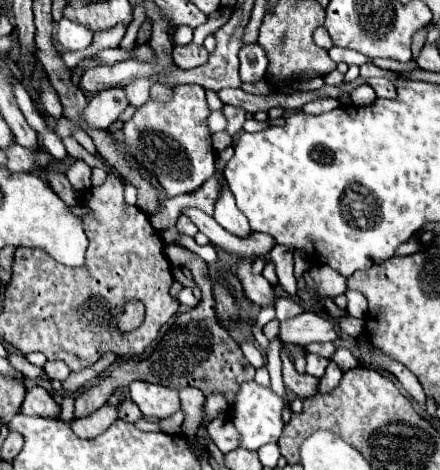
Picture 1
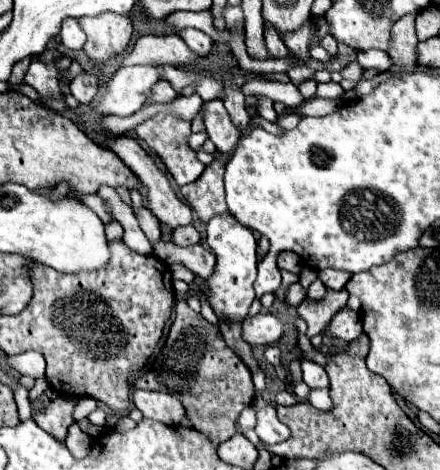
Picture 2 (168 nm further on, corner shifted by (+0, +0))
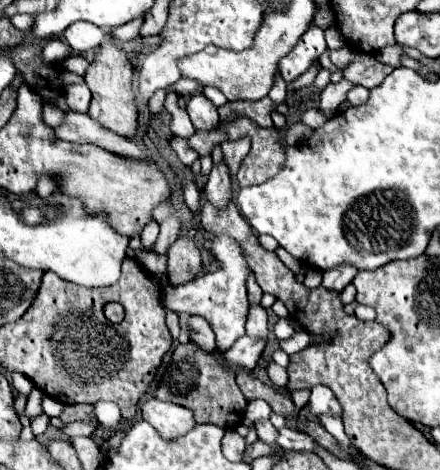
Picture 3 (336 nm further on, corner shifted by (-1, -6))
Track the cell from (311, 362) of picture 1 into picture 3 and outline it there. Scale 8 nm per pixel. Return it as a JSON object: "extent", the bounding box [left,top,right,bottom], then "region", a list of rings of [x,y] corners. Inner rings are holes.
{"extent":[310,385,340,415],"region":[[[314,385],[312,387],[312,395],[310,395],[310,411],[312,415],[322,415],[322,413],[332,413],[332,415],[340,415],[340,403],[336,401],[334,393],[330,391],[330,387],[326,385]]]}

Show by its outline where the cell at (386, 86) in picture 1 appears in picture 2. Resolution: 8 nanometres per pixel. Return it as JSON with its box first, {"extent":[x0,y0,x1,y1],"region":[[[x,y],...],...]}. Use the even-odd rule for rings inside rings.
{"extent":[341,61,363,81],"region":[[[353,61],[353,63],[349,63],[349,65],[345,65],[345,67],[341,69],[341,75],[343,75],[345,79],[357,81],[357,79],[361,79],[361,75],[363,75],[363,67],[361,67],[357,61]]]}

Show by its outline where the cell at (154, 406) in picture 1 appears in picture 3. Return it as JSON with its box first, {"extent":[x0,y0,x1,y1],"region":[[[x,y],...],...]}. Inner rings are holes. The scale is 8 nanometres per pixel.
{"extent":[140,397,196,439],"region":[[[150,397],[148,401],[142,403],[140,409],[142,417],[160,433],[162,439],[176,439],[178,435],[186,435],[196,425],[192,411],[182,405]]]}

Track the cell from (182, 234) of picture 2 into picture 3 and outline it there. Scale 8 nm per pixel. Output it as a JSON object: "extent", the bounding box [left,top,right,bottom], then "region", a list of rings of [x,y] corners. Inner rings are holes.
{"extent":[168,237,202,283],"region":[[[178,237],[168,247],[168,279],[172,283],[188,283],[192,281],[202,267],[200,251],[196,243],[188,237]]]}

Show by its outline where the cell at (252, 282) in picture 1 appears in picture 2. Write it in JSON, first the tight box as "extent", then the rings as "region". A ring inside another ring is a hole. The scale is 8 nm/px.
{"extent":[175,215,257,323],"region":[[[217,215],[207,223],[207,245],[213,249],[217,263],[213,275],[205,279],[205,289],[191,287],[187,293],[177,293],[175,297],[181,301],[187,301],[189,297],[205,297],[211,309],[215,311],[219,321],[229,321],[229,323],[241,323],[247,313],[249,305],[255,297],[253,283],[257,277],[257,241],[251,233],[249,227],[241,225],[235,217],[231,215]]]}

